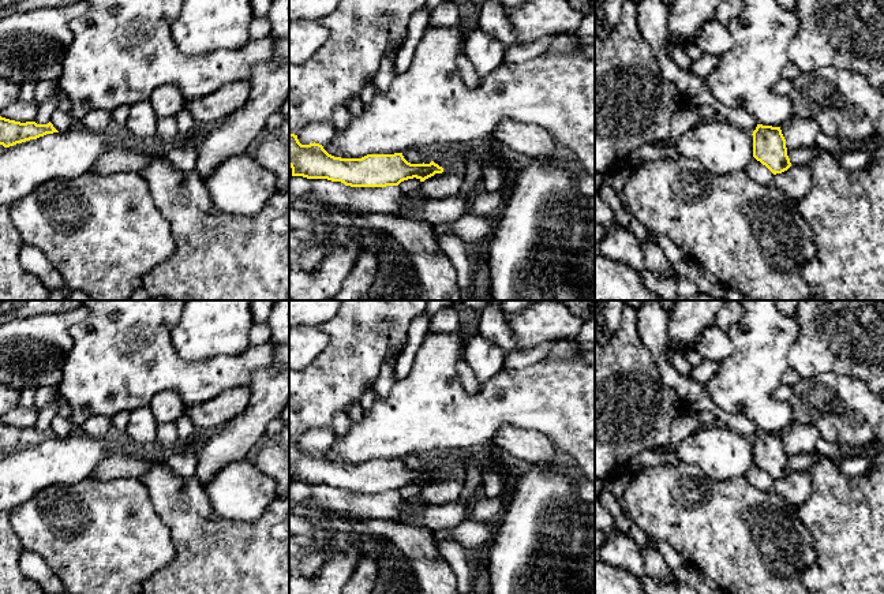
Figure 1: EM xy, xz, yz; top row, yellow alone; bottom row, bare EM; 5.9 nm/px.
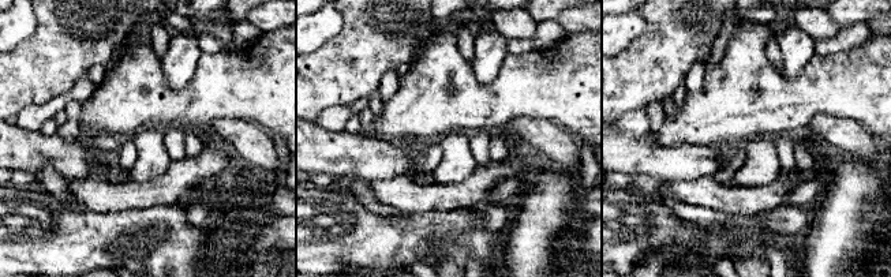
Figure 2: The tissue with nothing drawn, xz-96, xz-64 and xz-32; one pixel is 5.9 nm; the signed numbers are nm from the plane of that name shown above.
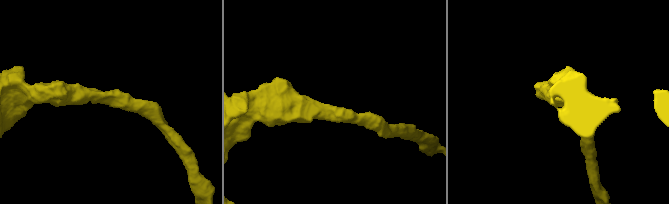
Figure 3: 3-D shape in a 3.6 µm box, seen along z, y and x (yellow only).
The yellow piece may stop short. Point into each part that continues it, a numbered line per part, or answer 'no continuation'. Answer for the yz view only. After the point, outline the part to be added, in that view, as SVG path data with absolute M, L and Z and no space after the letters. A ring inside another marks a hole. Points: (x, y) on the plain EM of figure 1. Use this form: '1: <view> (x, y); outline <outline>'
no continuation

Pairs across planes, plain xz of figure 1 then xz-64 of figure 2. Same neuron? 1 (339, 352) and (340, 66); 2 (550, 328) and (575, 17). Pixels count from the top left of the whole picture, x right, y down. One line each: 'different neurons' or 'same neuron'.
1: same neuron
2: different neurons

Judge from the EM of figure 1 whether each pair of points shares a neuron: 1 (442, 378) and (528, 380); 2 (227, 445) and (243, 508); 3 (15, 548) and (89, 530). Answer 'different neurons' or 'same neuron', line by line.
1: same neuron
2: different neurons
3: different neurons

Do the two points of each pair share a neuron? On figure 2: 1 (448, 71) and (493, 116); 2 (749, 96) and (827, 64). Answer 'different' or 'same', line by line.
1: same
2: same

